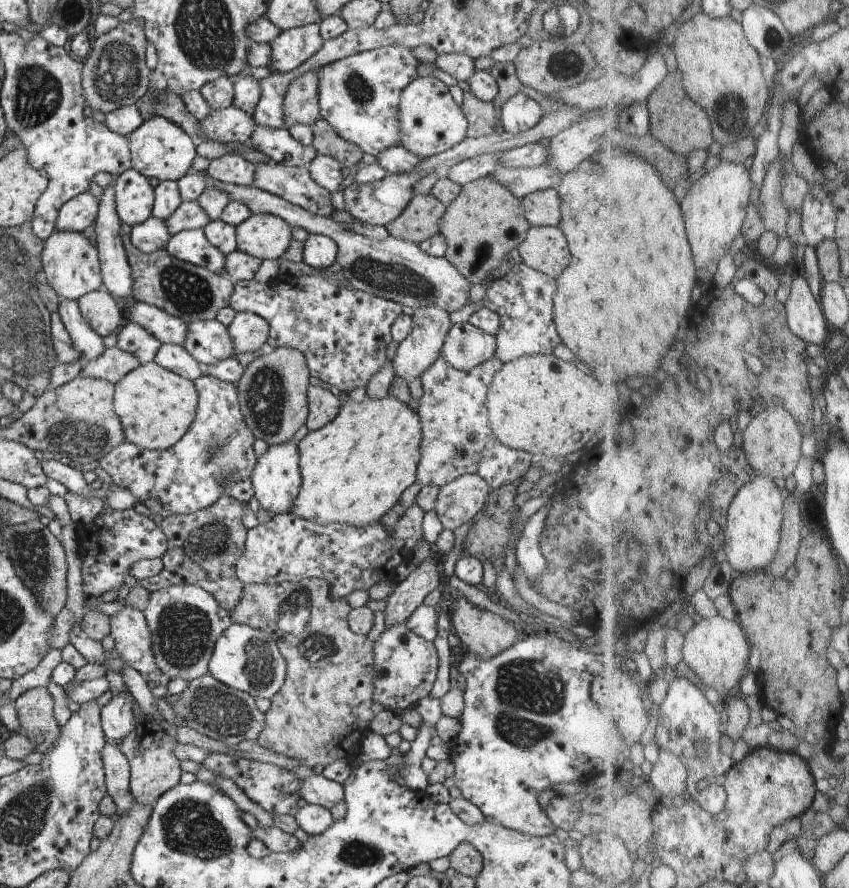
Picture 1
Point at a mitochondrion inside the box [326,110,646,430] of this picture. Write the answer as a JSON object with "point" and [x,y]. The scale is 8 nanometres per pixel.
{"point":[399,280]}

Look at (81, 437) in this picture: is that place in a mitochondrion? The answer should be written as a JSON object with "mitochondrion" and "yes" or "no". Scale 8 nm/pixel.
{"mitochondrion":"yes"}

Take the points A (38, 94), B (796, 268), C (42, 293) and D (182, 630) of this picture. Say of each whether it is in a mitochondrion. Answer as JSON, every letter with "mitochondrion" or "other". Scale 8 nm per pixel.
{"A":"mitochondrion","B":"other","C":"mitochondrion","D":"mitochondrion"}

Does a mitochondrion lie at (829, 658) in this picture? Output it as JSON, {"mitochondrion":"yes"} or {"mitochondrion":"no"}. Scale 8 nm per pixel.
{"mitochondrion":"no"}

